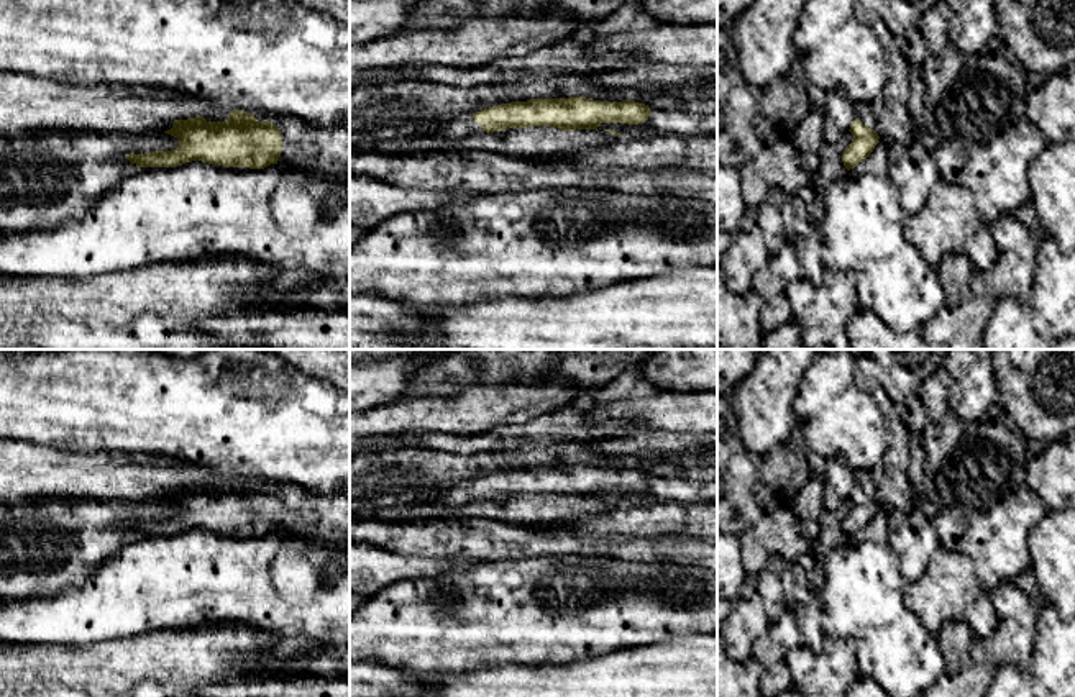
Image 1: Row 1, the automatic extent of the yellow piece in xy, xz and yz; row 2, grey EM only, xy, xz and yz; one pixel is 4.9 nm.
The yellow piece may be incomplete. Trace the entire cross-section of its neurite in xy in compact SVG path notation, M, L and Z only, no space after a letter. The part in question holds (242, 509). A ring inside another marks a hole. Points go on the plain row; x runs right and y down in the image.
M231 477L226 489L207 489L204 484L174 487L171 497L164 499L179 507L179 513L171 518L154 518L144 522L126 522L126 526L136 535L176 535L192 528L202 528L223 535L249 535L264 536L271 531L282 530L289 536L304 538L318 543L350 543L350 495L338 494L318 494L290 482L284 482L271 489L258 489L254 482L243 477Z

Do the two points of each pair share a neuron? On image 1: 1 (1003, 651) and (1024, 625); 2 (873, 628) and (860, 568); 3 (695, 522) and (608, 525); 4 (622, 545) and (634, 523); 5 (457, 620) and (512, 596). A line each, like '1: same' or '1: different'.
1: same
2: same
3: same
4: different
5: same

